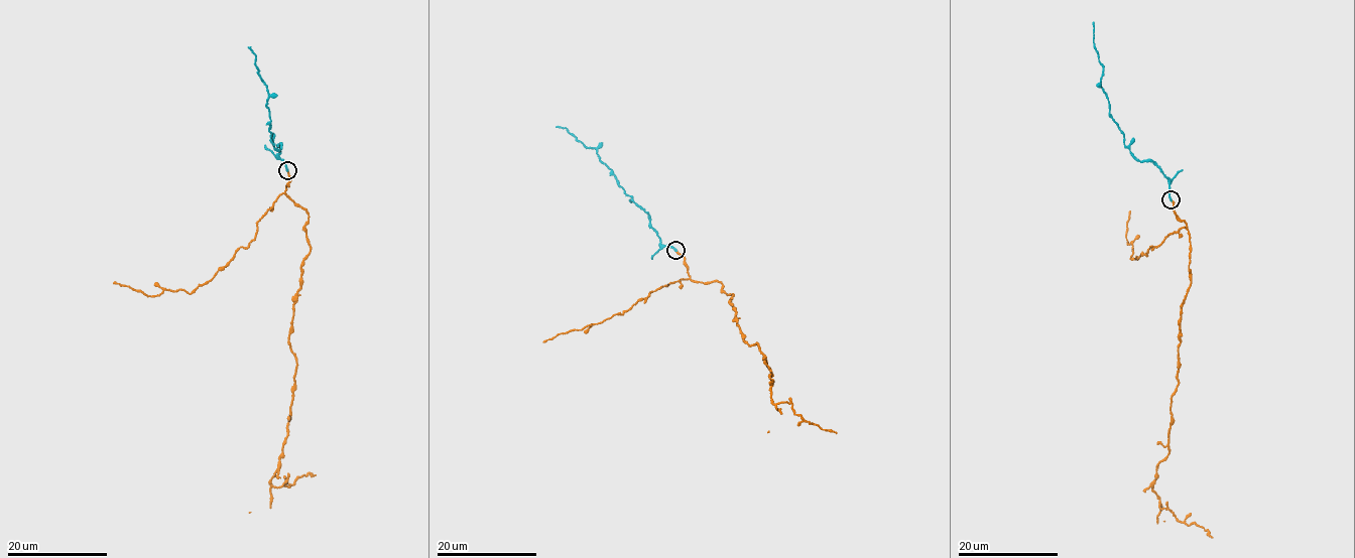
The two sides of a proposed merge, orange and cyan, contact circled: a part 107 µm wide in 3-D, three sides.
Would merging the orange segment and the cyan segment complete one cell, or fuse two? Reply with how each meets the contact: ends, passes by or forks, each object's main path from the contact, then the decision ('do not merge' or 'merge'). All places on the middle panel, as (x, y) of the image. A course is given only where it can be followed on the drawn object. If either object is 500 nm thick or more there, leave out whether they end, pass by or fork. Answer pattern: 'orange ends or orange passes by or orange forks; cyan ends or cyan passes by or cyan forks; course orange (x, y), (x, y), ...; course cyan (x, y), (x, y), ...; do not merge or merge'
orange ends; cyan ends; course orange (675, 250), (693, 280), (733, 296), (744, 340), (771, 372), (772, 403), (837, 433); course cyan (675, 250), (661, 244), (648, 214), (623, 191), (596, 148), (585, 146), (566, 127), (556, 127); merge

